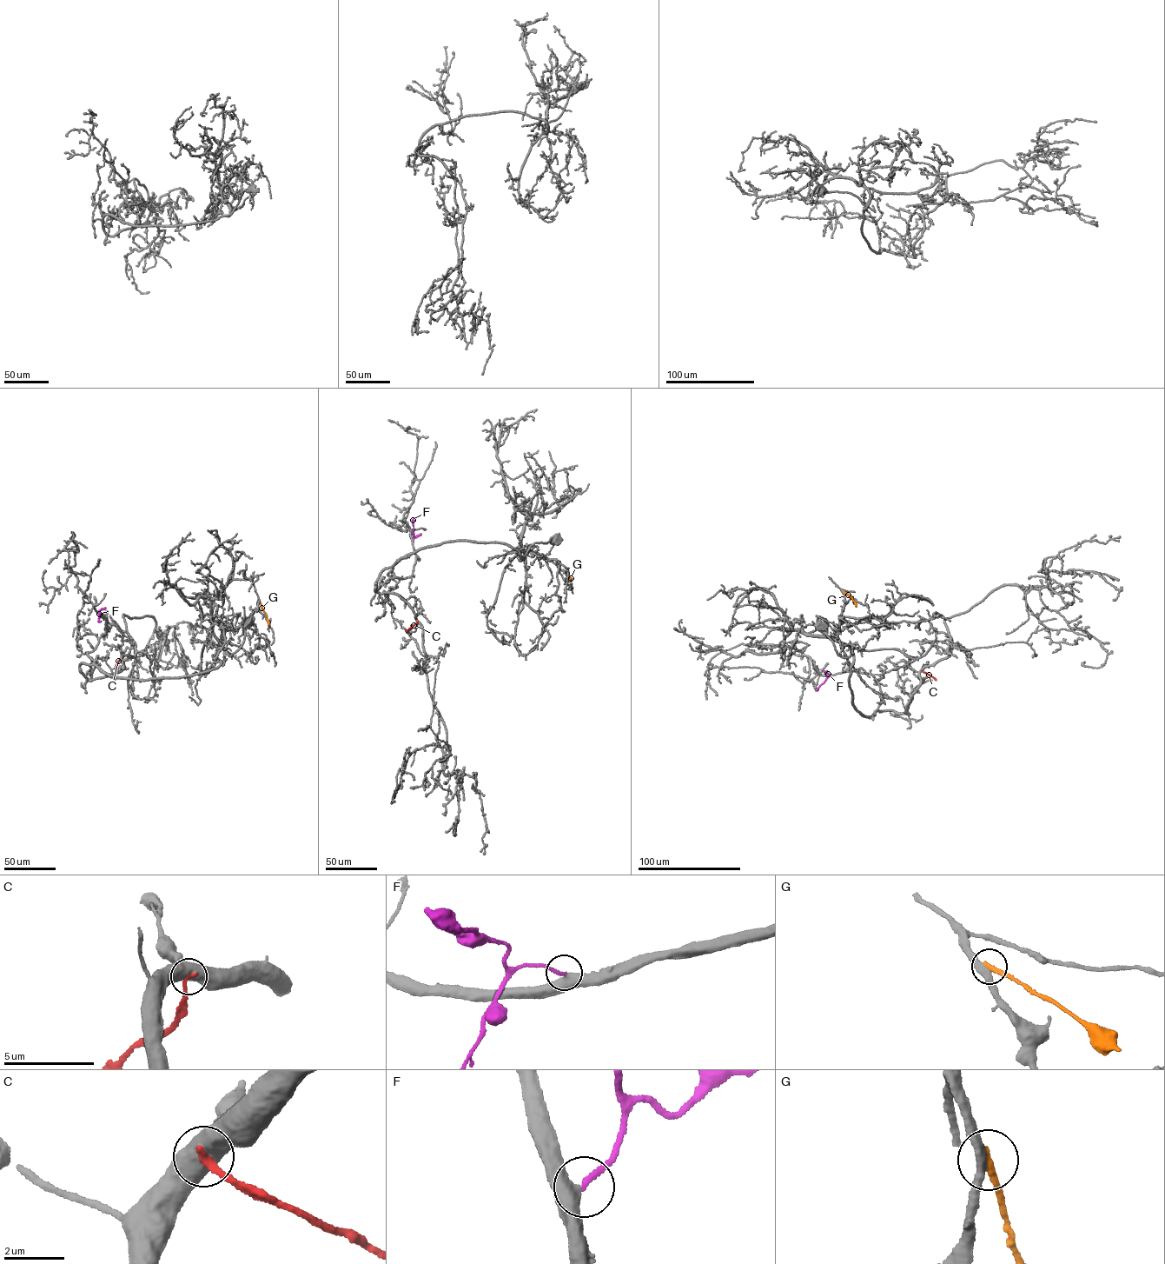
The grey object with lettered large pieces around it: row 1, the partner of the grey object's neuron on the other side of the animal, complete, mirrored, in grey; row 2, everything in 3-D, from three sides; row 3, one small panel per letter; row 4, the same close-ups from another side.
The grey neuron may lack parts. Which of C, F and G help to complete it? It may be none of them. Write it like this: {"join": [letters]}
{"join": ["F"]}

